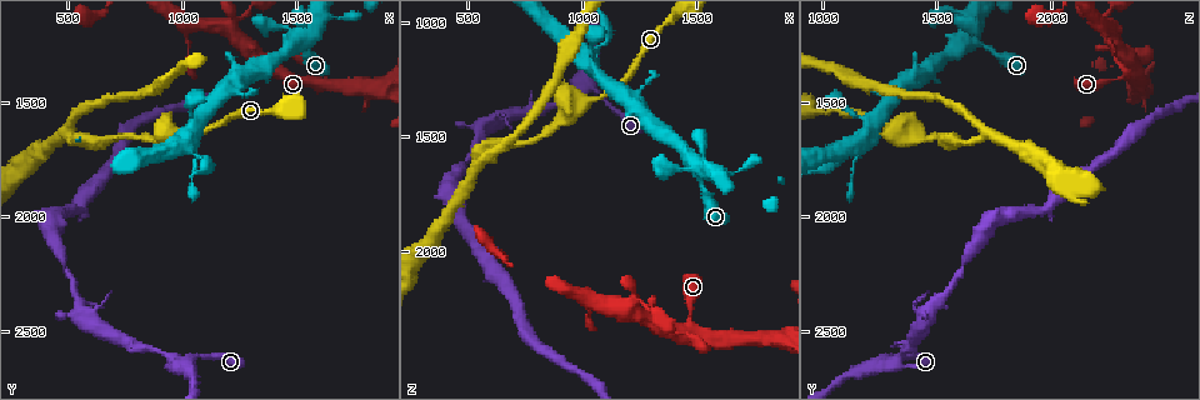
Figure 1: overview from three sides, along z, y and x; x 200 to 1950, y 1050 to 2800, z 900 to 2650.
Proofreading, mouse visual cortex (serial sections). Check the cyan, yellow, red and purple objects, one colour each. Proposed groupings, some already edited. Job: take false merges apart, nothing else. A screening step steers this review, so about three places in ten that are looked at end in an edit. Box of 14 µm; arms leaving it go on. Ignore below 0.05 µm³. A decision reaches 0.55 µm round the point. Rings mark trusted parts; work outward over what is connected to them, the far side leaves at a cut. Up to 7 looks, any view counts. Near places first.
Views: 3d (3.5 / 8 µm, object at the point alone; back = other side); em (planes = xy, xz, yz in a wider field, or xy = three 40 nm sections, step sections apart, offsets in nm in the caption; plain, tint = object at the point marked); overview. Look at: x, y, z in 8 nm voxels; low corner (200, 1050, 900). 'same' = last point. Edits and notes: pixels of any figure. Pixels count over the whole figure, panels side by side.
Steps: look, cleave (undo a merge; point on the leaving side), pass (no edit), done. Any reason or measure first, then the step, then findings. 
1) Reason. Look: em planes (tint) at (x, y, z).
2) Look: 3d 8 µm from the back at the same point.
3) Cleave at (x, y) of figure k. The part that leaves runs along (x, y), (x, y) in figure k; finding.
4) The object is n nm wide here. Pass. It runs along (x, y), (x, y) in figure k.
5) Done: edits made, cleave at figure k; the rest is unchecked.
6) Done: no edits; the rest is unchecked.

Four or more arms meet. Look: 3d 8 µm at (1030, 1710, 1120).

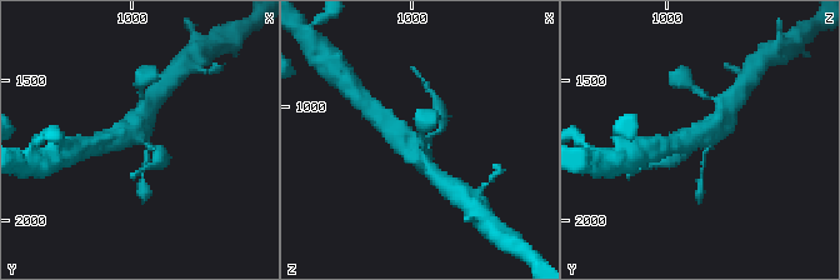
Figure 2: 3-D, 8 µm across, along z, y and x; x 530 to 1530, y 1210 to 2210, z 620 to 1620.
Look: 3d 3.5 µm at (1030, 1710, 1120).

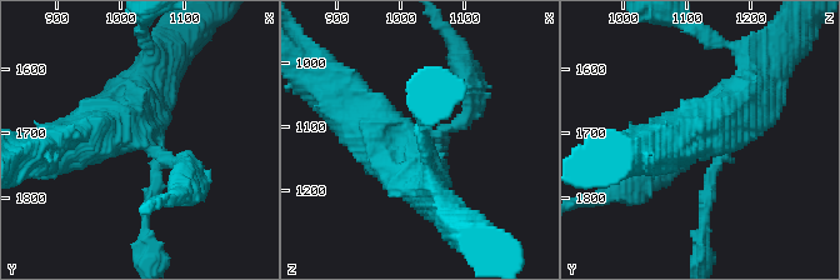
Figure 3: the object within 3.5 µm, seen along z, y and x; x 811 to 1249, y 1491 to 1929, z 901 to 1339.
Pass. It runs along (448, 209), (344, 109) in figure 3; continuous, no second cell.

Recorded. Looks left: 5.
Arms part here. Look: 3d 3.5 µm from the back at (1470, 1390, 2300).

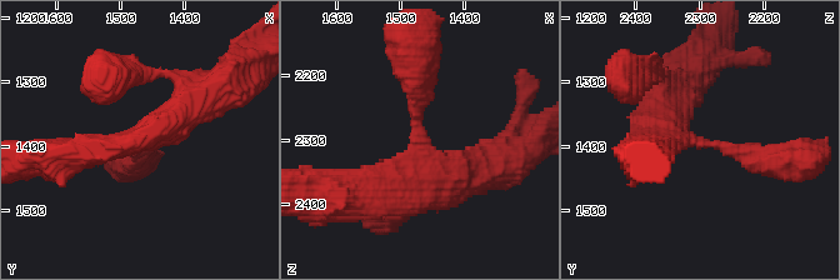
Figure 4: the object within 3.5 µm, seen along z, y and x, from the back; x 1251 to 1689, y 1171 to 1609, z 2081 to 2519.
Pass. All the same cell.

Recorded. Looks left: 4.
Look: 3d 3.5 µm at (1210, 1180, 2250).

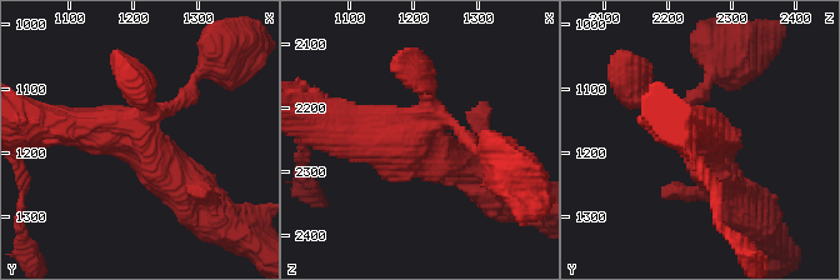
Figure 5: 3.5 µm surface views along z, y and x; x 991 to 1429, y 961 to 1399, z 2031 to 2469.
4 arms meet here; the arms are 150, 200, 450, 500 nm wide; need the tissue. Look: em xy step 3 (tint) at (1200, 1175, 2250).

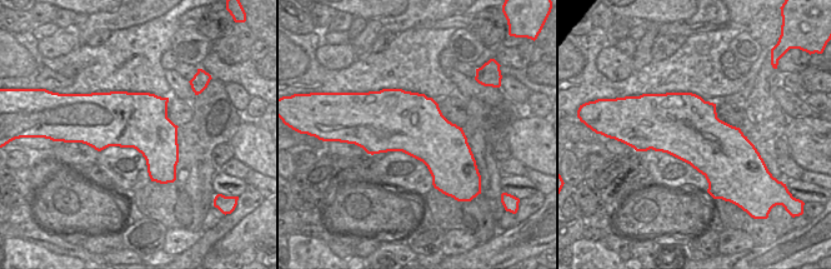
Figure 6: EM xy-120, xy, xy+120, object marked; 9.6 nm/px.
Pass. It runs along (190, 193), (133, 131), (55, 124) in figure 5; all the same cell.

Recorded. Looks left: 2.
Done: no edits; the rest is unchecked.

